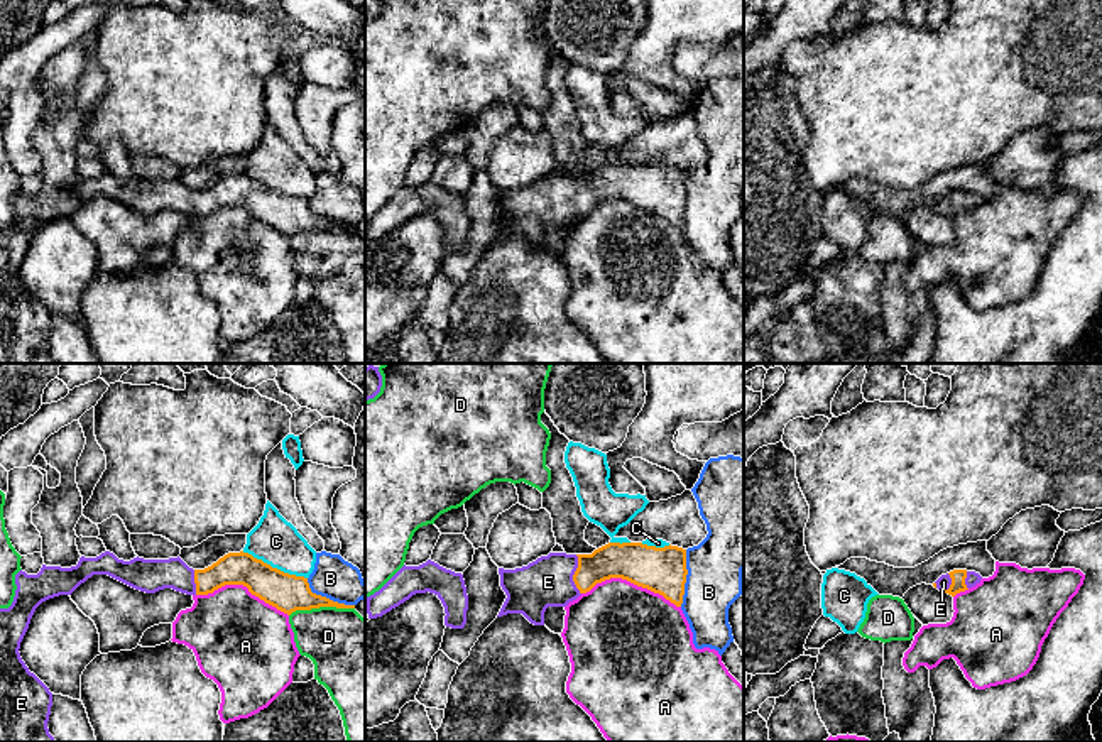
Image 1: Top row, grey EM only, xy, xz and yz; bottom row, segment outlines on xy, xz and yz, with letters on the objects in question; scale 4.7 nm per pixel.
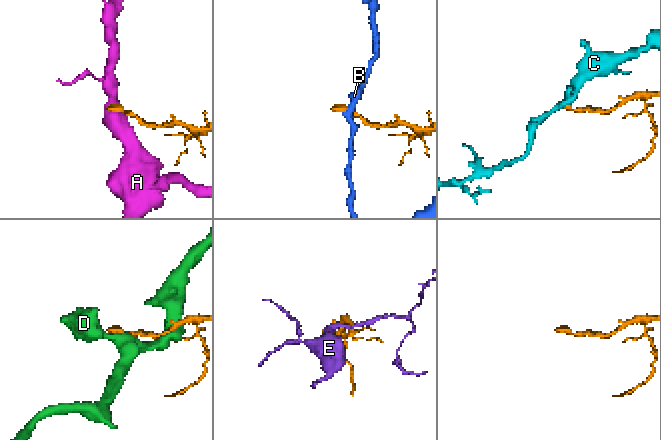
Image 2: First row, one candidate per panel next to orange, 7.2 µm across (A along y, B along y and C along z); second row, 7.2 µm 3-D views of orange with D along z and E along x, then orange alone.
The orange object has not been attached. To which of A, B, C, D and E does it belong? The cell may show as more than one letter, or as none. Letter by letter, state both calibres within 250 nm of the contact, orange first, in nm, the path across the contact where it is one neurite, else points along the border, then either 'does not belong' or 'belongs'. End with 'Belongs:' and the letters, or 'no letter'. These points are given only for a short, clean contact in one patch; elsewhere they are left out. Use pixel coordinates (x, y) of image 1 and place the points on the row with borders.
A: calibres 220 and 480 nm; does not belong
B: calibres 220 and 260 nm; does not belong
C: calibres 180 and 220 nm; border xy (242, 551), (306, 578); does not belong
D: calibres 180 and 340 nm; does not belong
E: calibres 170 and 240 nm; way xz (614, 560), (573, 575), (548, 582); belongs
Belongs: E

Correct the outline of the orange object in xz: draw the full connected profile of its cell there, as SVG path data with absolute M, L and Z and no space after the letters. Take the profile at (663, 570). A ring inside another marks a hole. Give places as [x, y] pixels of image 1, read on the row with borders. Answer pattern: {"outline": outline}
{"outline": "M608 543L592 554L549 553L527 566L499 568L507 598L497 617L522 614L544 625L548 607L566 607L597 583L622 578L681 607L686 583L686 549L642 543Z"}

